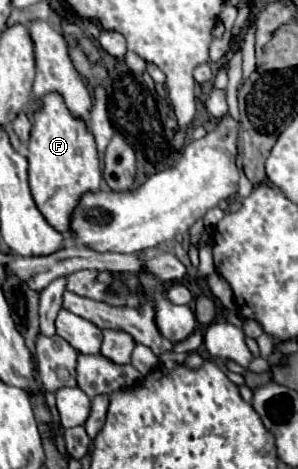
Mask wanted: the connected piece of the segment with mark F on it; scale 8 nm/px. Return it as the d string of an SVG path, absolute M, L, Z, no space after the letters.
M46 93L40 101L40 109L32 117L28 141L28 181L40 213L52 227L64 233L70 229L70 215L80 195L86 191L100 191L102 171L96 141L86 121L70 113L60 93Z

